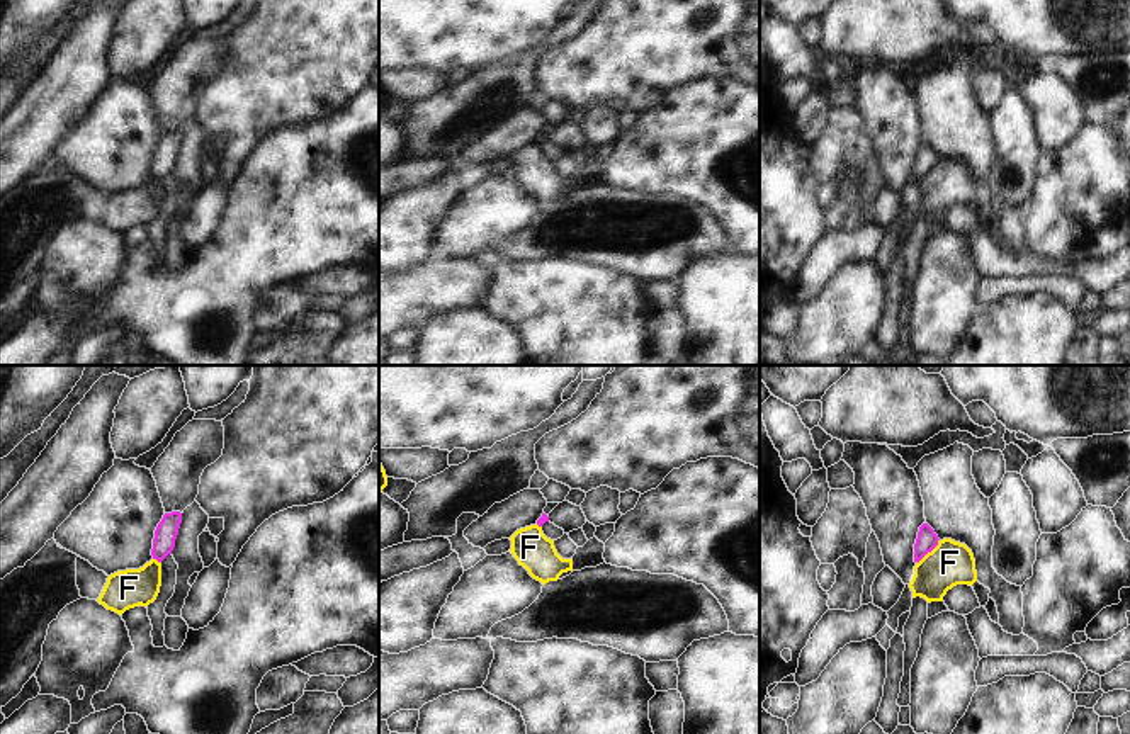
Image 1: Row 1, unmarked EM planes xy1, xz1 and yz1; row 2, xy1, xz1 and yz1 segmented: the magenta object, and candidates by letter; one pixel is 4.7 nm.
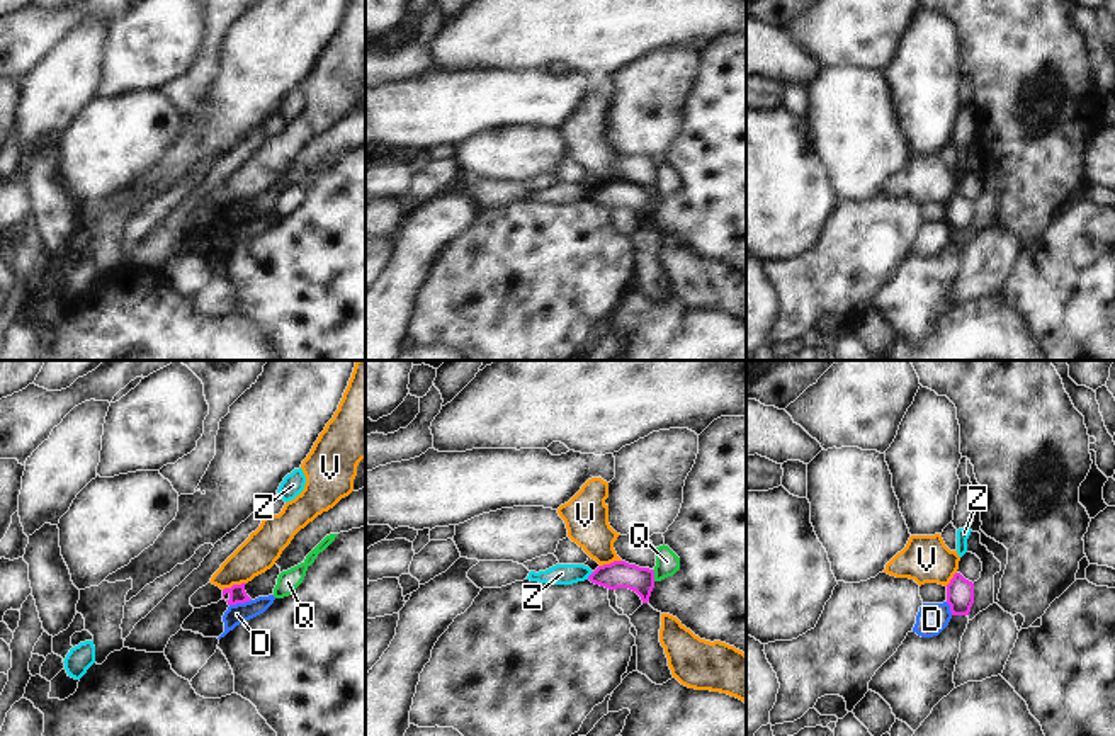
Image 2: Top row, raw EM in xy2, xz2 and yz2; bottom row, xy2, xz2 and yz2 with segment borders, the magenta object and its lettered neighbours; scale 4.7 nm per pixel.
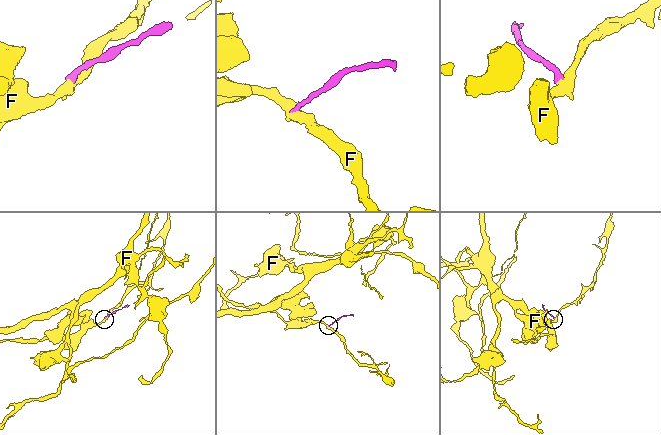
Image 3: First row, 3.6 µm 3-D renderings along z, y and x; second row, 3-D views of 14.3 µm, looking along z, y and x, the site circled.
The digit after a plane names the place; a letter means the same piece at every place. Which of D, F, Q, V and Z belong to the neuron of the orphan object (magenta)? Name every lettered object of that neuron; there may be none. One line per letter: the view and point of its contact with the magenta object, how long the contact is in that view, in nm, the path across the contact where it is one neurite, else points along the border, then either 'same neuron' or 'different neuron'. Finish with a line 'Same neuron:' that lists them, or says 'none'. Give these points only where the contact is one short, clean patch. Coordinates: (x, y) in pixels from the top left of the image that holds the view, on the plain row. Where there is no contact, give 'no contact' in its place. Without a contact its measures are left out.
D: contact xy2 (240, 221); length 110 nm; border xy2 (250, 218), (230, 225); different neuron
F: contact yz1 (928, 170); length 160 nm; border yz1 (938, 158), (916, 182); different neuron
Q: contact xz2 (653, 194); length 60 nm; way xz2 (616, 194), (653, 194), (667, 181); same neuron
V: contact xy2 (233, 204); length 120 nm; border xy2 (245, 201), (233, 203), (223, 209); different neuron
Z: contact xz2 (590, 194); length 50 nm; different neuron
Same neuron: Q

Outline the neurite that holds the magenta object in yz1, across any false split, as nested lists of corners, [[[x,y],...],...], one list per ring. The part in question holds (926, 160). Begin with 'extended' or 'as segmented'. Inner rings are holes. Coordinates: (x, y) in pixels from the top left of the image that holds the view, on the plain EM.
as segmented; [[[923,143],[914,163],[914,182],[919,182],[928,172],[931,172],[938,165],[938,160],[935,150],[928,143]]]

